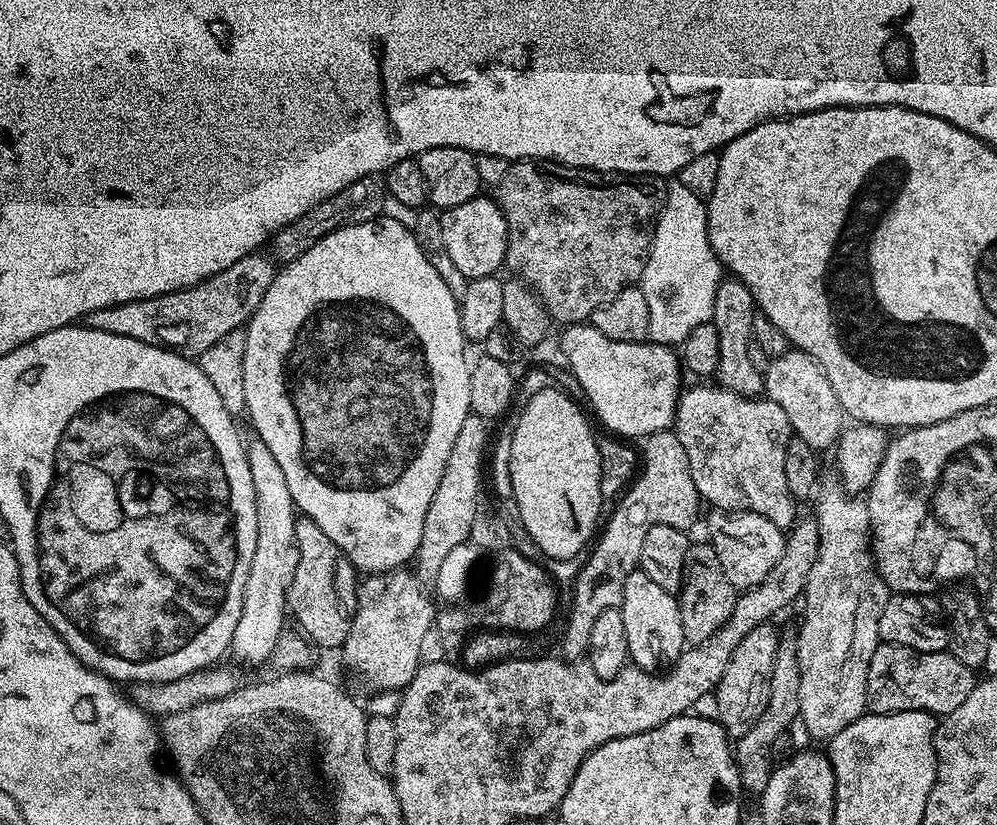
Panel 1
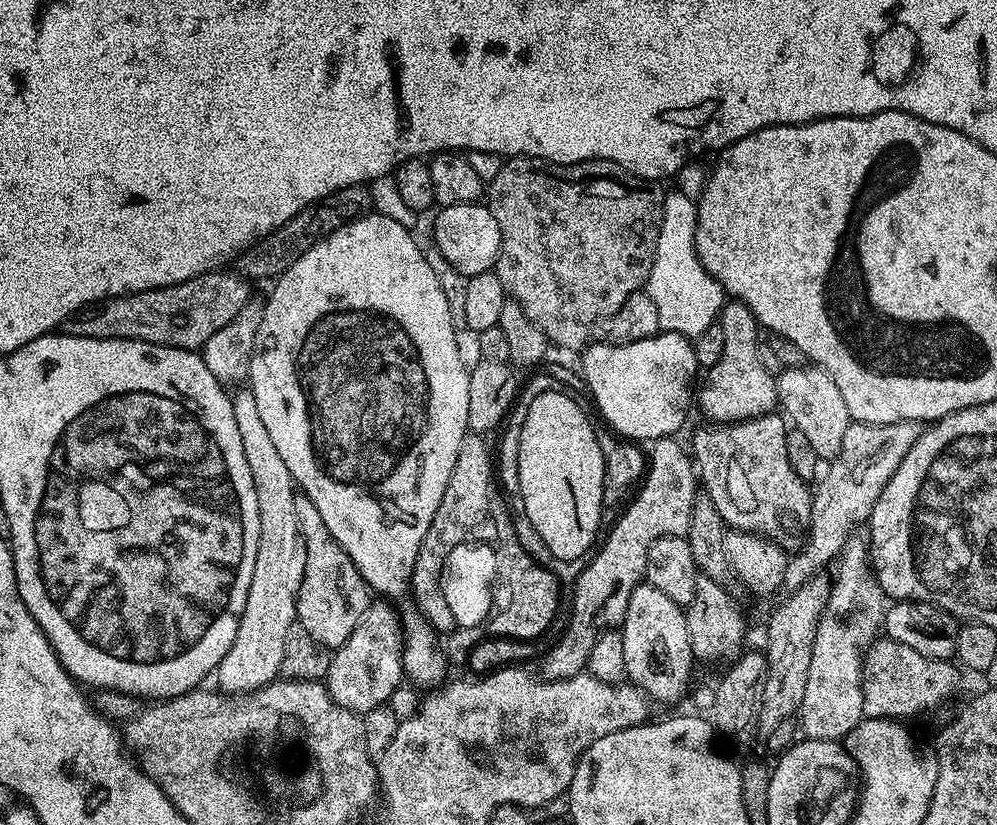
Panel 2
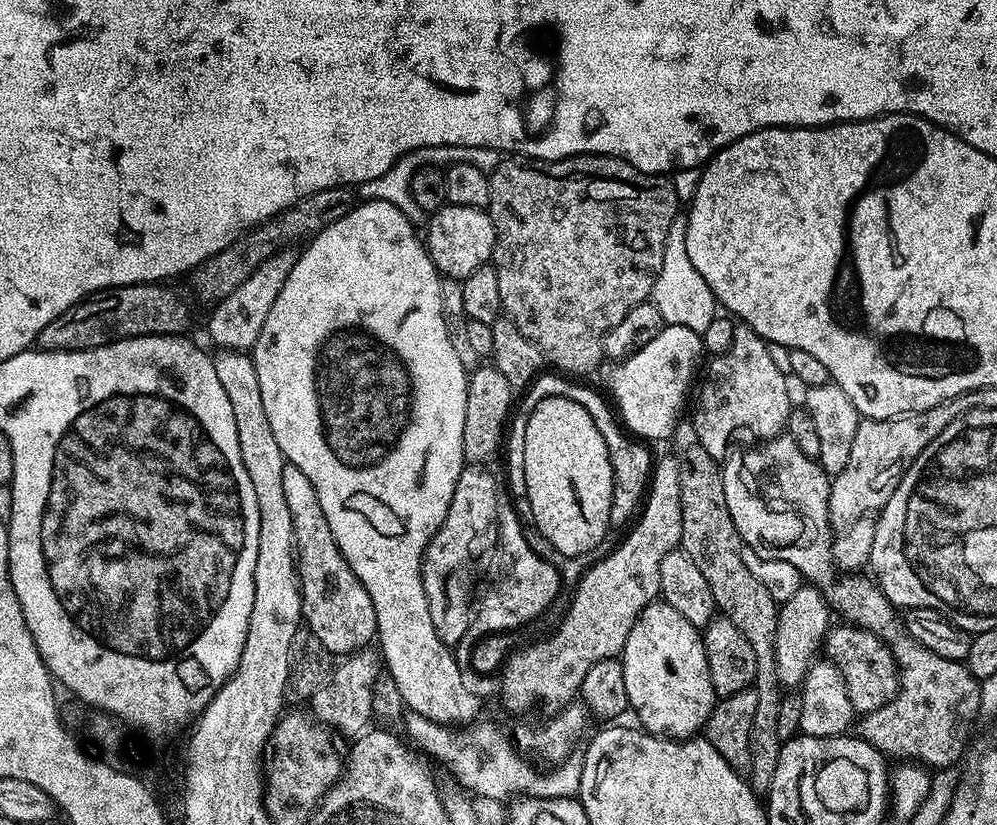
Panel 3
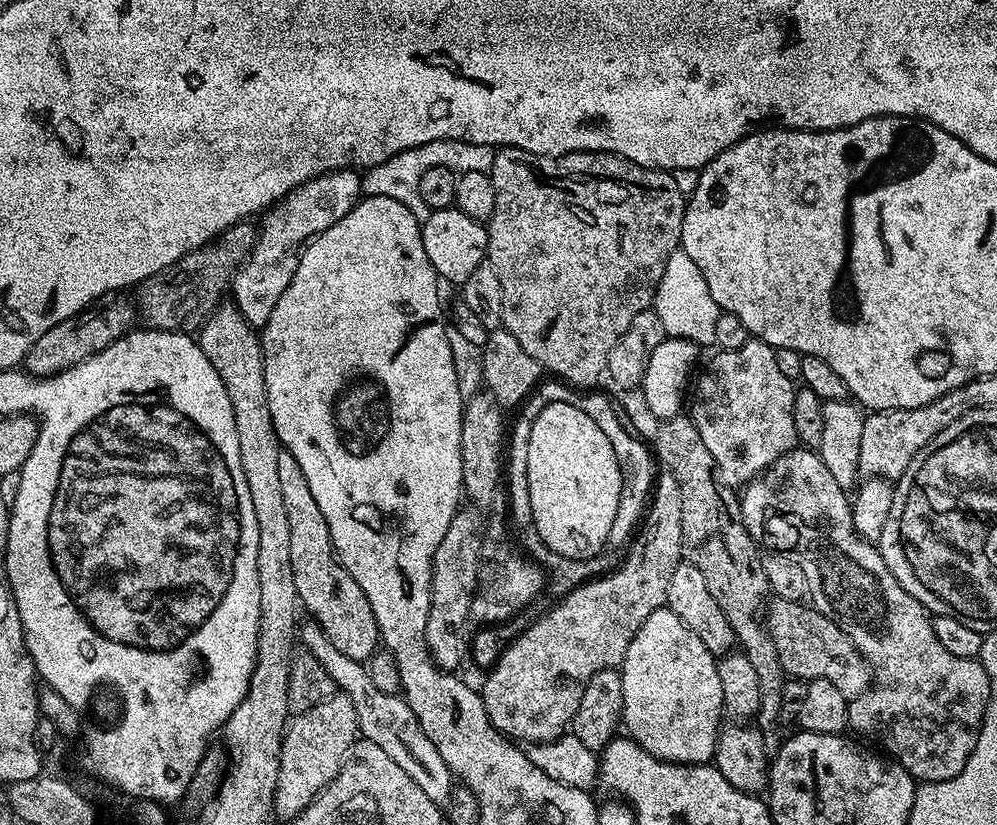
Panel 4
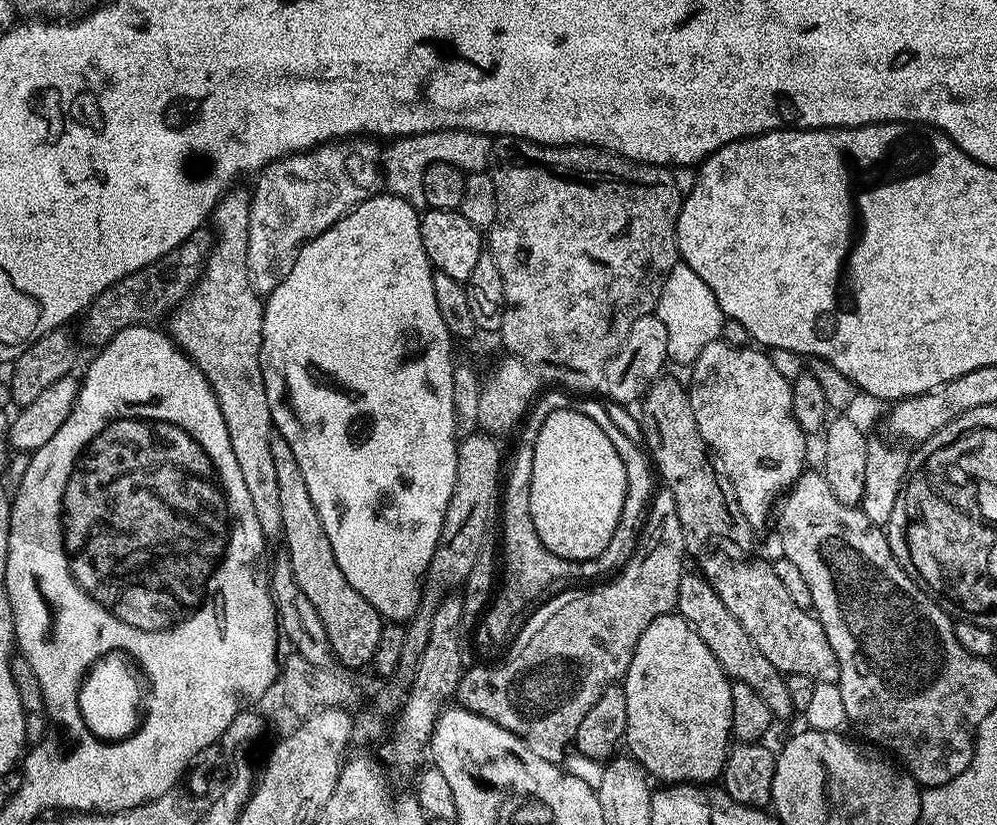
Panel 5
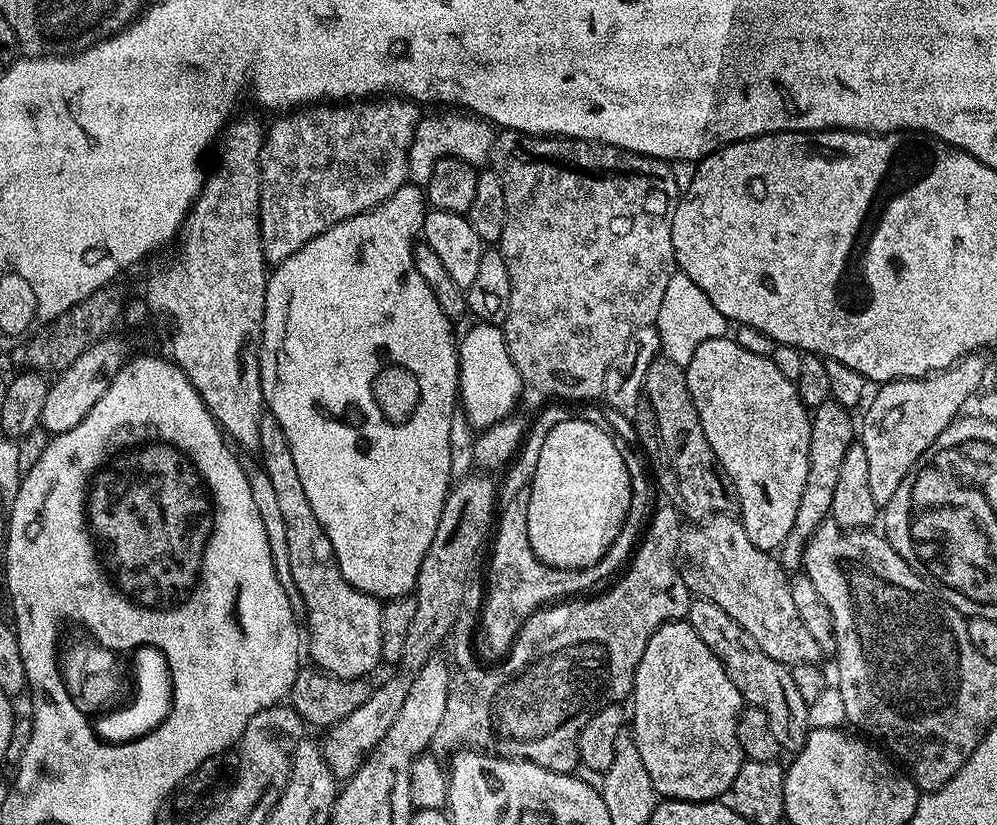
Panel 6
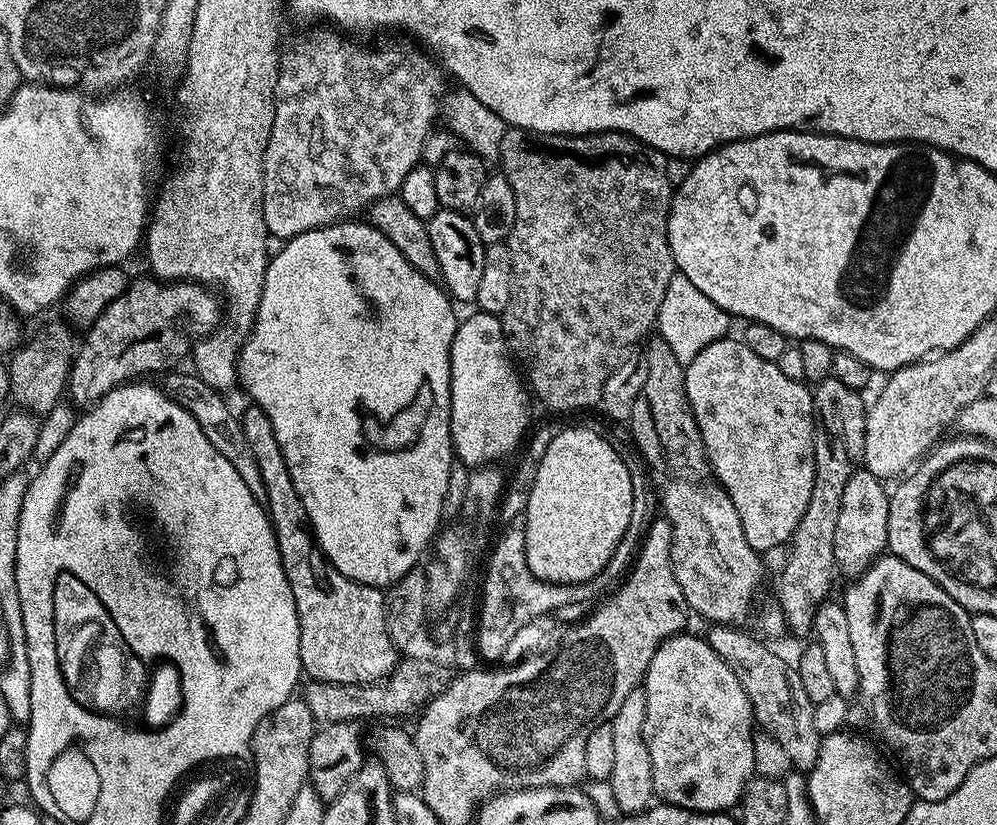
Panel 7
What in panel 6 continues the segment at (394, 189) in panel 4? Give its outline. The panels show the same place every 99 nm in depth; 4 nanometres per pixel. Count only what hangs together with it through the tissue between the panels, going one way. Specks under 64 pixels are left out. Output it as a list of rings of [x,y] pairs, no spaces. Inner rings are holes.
[[[440,110],[437,116],[425,115],[416,123],[416,133],[408,151],[408,175],[411,183],[427,185],[434,162],[449,156],[473,166],[484,166],[491,161],[497,129],[486,120],[460,110]]]

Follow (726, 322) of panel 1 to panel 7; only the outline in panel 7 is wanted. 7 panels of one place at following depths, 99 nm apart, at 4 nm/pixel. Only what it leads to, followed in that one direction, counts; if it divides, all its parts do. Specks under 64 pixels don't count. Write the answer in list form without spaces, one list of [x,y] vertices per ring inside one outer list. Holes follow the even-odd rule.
[[[725,338],[706,346],[706,350],[702,350],[702,354],[695,356],[685,367],[686,398],[690,402],[694,418],[698,422],[698,430],[702,434],[704,453],[708,455],[711,475],[716,475],[715,483],[723,488],[725,494],[730,498],[730,502],[734,502],[734,510],[738,510],[738,518],[742,518],[742,534],[746,534],[746,542],[750,542],[750,546],[757,554],[765,554],[764,552],[770,551],[771,548],[776,548],[779,544],[787,545],[791,541],[802,514],[806,514],[806,502],[810,502],[810,490],[814,490],[816,417],[812,407],[813,393],[801,381],[786,378],[786,374],[782,374],[782,370],[778,370],[776,361],[758,358],[758,354],[754,354],[754,350],[750,350],[750,346],[746,346],[743,339],[732,339]]]

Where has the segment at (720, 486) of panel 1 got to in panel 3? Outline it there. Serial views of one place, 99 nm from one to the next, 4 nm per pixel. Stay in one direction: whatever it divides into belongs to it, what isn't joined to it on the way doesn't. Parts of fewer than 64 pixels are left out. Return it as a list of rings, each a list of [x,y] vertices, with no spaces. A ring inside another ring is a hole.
[[[781,434],[772,440],[745,447],[743,451],[744,453],[733,451],[723,457],[720,470],[722,490],[726,494],[726,510],[730,510],[730,518],[734,518],[734,526],[741,541],[755,552],[765,552],[771,554],[775,560],[785,560],[794,565],[809,585],[823,591],[833,613],[841,612],[848,618],[849,625],[865,628],[880,637],[896,659],[896,669],[900,672],[900,689],[896,691],[893,700],[886,702],[886,706],[863,713],[861,720],[864,721],[858,729],[859,735],[866,742],[870,742],[870,746],[883,752],[885,757],[900,756],[896,758],[919,762],[932,770],[950,767],[964,752],[964,743],[968,740],[972,719],[978,714],[981,715],[981,681],[968,669],[967,663],[942,658],[934,654],[934,650],[926,650],[926,646],[919,644],[905,628],[898,610],[888,601],[875,579],[862,576],[864,574],[848,574],[844,576],[845,580],[836,580],[832,584],[834,529],[828,520],[830,477],[813,457],[798,450],[798,442],[794,442],[792,436]]]

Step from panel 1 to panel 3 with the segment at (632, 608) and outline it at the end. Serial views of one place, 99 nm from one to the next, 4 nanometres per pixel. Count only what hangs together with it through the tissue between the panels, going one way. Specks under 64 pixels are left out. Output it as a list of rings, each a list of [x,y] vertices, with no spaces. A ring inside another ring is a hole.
[[[653,602],[642,609],[640,617],[630,630],[630,638],[626,638],[622,663],[628,706],[633,713],[636,711],[636,716],[640,719],[639,727],[643,731],[669,740],[683,740],[697,735],[707,724],[718,697],[710,682],[702,632],[690,622],[686,622],[686,618],[682,618],[682,614],[674,610],[674,606]]]

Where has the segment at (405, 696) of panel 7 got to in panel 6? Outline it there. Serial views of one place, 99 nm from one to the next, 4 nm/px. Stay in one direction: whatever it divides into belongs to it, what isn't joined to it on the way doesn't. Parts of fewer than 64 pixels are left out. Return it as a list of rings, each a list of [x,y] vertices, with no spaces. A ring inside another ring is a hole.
[[[381,662],[366,676],[338,678],[330,675],[329,672],[321,672],[315,666],[301,667],[292,683],[290,707],[300,715],[301,721],[305,725],[313,724],[314,727],[320,728],[319,730],[327,730],[332,725],[342,722],[342,718],[346,718],[346,714],[358,710],[358,706],[362,706],[362,702],[366,702],[366,698],[370,698],[370,694],[374,694],[374,690],[378,690],[378,686],[386,686],[386,682],[390,682],[393,671],[393,665]]]

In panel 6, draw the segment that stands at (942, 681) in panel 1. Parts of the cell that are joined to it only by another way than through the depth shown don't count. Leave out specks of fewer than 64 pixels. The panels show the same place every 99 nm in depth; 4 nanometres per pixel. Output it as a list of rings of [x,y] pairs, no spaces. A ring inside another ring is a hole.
[[[735,515],[710,516],[689,532],[687,529],[680,538],[678,567],[693,597],[701,596],[722,606],[770,658],[789,666],[821,663],[818,642],[814,642],[794,607],[789,573],[773,553],[763,552],[746,538],[746,530]]]

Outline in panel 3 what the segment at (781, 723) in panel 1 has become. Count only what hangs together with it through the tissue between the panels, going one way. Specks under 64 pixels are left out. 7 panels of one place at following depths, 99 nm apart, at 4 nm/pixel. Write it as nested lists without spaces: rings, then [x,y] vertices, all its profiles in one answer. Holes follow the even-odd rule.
[[[801,586],[798,594],[793,594],[786,603],[779,605],[774,634],[774,658],[781,685],[799,686],[804,683],[804,675],[817,659],[824,637],[830,631],[828,616],[830,617],[828,602],[823,591],[815,586]]]

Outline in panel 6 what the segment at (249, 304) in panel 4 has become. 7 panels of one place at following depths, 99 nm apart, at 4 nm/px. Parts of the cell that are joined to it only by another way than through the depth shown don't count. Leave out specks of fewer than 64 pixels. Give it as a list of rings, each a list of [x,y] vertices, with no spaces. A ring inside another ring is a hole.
[[[376,98],[371,102],[344,102],[339,106],[305,106],[291,114],[284,114],[273,119],[276,121],[273,122],[272,128],[270,124],[267,129],[260,155],[260,237],[264,243],[264,259],[269,265],[281,264],[286,258],[290,258],[290,254],[302,250],[302,246],[306,242],[310,242],[330,226],[334,226],[351,216],[357,216],[360,212],[368,212],[372,208],[376,208],[406,183],[409,179],[408,151],[416,133],[416,123],[422,119],[422,112],[416,108],[419,107],[407,98]]]

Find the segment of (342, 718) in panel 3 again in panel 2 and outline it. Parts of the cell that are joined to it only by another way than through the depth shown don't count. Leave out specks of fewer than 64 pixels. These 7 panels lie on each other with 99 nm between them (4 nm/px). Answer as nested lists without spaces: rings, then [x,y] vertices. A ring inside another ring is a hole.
[[[376,598],[371,601],[362,614],[358,626],[354,626],[354,634],[346,638],[346,642],[332,652],[330,670],[326,677],[326,687],[330,698],[351,712],[361,714],[383,708],[389,703],[391,695],[405,679],[404,663],[404,632],[402,620],[391,608],[389,601]]]

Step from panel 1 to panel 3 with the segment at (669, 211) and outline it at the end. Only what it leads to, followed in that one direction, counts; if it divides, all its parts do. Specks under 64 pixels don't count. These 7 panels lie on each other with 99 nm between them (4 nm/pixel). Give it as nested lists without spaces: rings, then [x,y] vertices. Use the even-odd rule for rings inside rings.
[[[678,218],[670,226],[670,234],[666,234],[662,270],[658,270],[650,300],[658,306],[658,314],[662,314],[665,325],[690,326],[690,330],[702,334],[718,315],[718,305],[710,286],[706,286],[706,278],[702,278],[702,274],[694,270],[694,262],[690,262],[690,254],[686,254],[687,225],[687,219]]]

